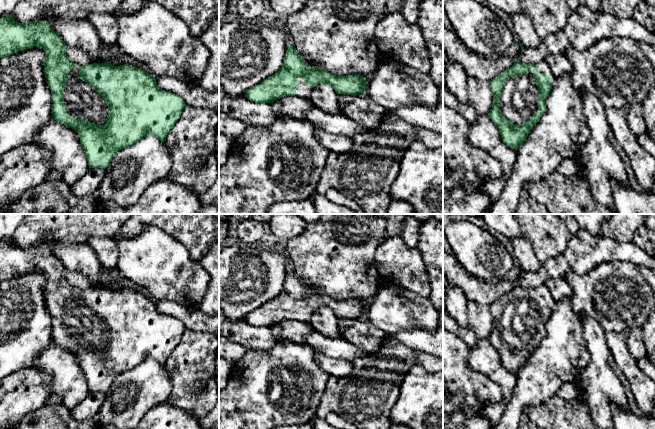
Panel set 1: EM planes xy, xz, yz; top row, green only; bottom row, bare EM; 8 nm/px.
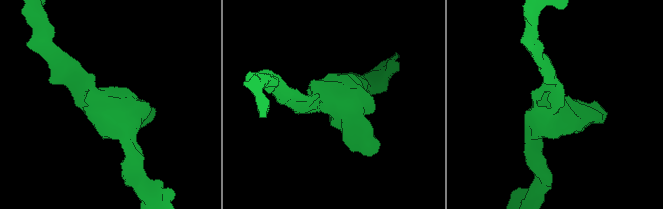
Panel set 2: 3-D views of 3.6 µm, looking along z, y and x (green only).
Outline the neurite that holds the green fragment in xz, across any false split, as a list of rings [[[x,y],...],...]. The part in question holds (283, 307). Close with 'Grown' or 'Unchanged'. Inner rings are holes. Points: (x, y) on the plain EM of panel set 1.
[[[290,267],[286,273],[282,291],[275,298],[263,304],[260,308],[247,313],[245,321],[255,327],[273,327],[275,324],[278,324],[283,320],[309,322],[311,314],[321,307],[332,309],[338,319],[347,318],[357,320],[362,315],[365,315],[367,305],[362,299],[358,298],[335,300],[320,292],[310,292],[304,282],[297,277]]]. Grown

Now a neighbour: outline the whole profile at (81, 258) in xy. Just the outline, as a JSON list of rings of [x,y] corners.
[[[54,242],[48,247],[56,253],[67,270],[84,274],[94,287],[104,287],[100,278],[103,267],[94,250],[88,244],[62,245]]]

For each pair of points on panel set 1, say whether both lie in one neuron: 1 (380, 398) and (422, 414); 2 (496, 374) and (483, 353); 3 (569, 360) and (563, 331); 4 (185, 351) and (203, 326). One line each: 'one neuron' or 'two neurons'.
1: two neurons
2: one neuron
3: one neuron
4: two neurons

